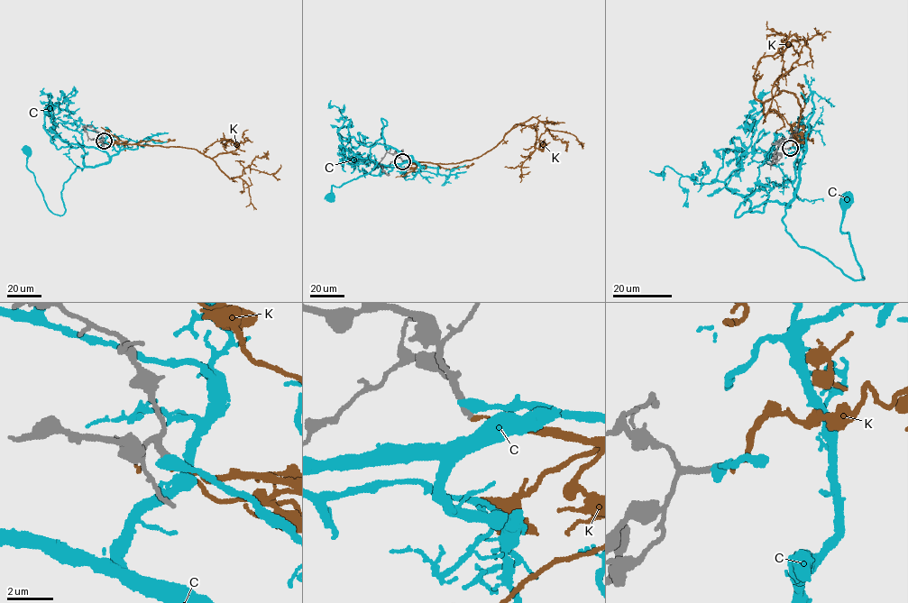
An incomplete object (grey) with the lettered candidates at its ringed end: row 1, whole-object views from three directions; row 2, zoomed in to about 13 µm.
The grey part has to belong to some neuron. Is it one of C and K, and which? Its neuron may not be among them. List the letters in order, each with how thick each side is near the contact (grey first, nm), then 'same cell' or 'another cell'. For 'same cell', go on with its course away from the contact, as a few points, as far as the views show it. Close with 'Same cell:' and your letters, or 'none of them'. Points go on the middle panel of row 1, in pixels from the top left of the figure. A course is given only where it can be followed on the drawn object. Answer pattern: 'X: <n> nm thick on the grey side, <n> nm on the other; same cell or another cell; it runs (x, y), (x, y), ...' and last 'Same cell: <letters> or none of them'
C: 340 nm thick on the grey side, 550 nm on the other; another cell
K: 280 nm thick on the grey side, 150 nm on the other; same cell; it runs (403, 161), (447, 164), (472, 159), (494, 148), (511, 129), (533, 117), (549, 130), (574, 135), (582, 148)
Same cell: K

